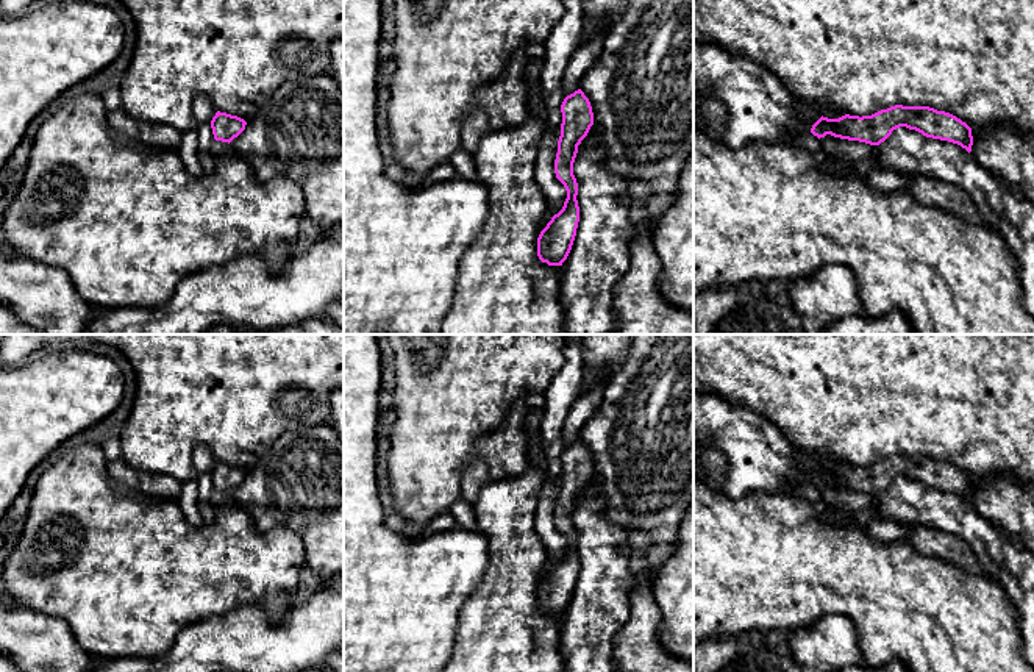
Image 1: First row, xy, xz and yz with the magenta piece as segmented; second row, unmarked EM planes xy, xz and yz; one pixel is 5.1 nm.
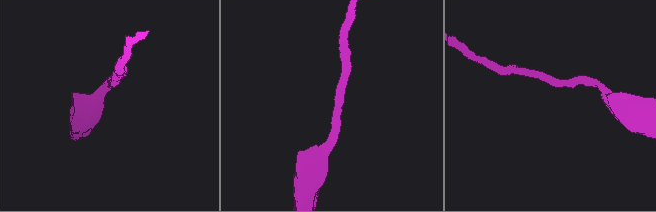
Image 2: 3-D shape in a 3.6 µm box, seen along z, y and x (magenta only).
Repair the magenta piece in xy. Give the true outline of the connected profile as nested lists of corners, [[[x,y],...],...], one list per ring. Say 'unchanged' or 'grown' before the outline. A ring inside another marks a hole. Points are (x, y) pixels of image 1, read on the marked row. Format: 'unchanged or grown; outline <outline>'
unchanged; outline [[[220,111],[211,120],[214,139],[228,144],[245,130],[245,125],[244,119]]]

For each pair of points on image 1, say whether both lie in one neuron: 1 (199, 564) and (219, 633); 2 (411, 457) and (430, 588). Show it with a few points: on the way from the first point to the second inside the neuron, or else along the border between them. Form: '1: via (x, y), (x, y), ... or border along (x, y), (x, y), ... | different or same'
1: border along (249, 604), (200, 618), (181, 632) | different
2: border along (427, 532), (414, 539), (408, 539), (400, 533) | different

